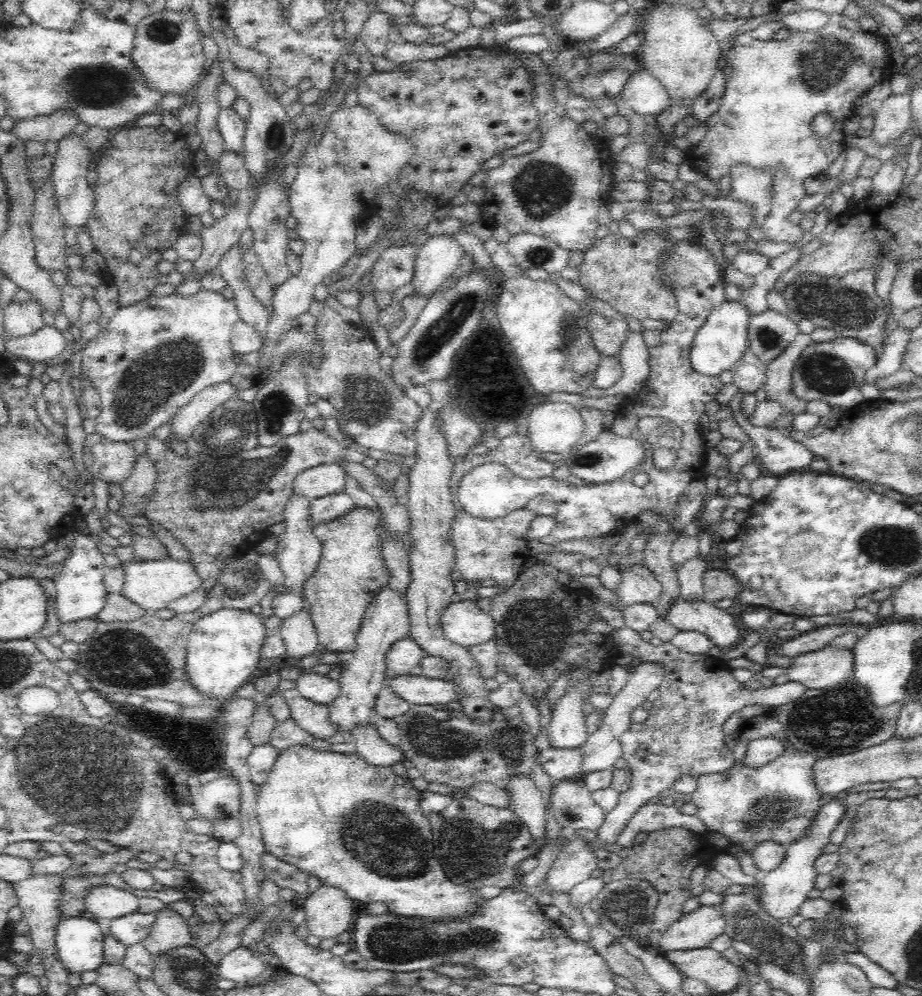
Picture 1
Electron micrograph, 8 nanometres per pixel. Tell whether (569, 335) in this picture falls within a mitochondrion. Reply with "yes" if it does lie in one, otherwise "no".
yes

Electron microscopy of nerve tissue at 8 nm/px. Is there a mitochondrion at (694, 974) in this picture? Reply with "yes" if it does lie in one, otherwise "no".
no

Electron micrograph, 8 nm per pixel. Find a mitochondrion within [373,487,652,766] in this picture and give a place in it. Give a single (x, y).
(534, 629)

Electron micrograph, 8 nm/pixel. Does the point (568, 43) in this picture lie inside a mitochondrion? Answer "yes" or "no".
no

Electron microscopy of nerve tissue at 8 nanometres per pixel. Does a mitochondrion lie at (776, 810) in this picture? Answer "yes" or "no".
yes

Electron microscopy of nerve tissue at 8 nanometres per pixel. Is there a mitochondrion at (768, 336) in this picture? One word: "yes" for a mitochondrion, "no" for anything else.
yes

